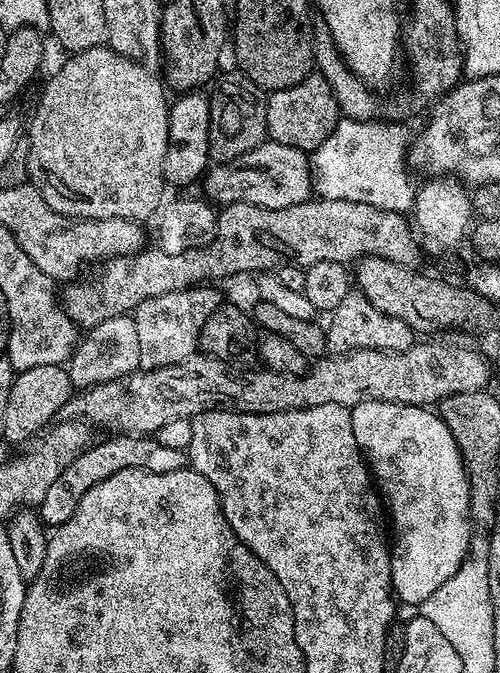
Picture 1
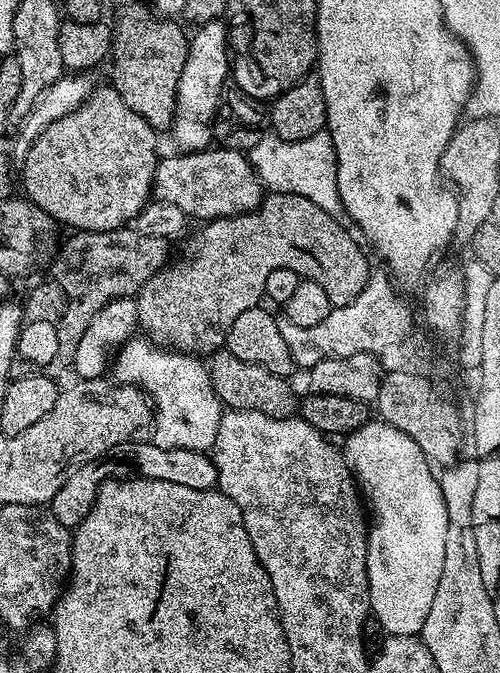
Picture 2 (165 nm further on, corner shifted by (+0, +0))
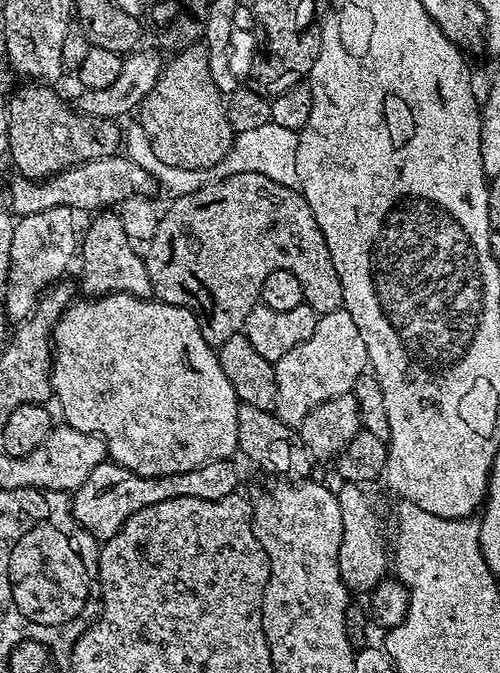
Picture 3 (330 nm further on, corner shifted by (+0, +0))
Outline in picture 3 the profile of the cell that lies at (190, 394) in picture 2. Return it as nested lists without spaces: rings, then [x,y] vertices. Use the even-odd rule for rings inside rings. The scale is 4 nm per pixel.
[[[111,292],[108,296],[95,298],[76,298],[60,315],[56,329],[52,332],[54,351],[52,354],[52,391],[55,403],[60,403],[64,411],[63,423],[67,427],[95,434],[108,445],[108,456],[111,463],[120,464],[139,476],[165,476],[166,474],[182,474],[186,470],[194,470],[206,462],[226,460],[237,451],[238,442],[238,410],[240,401],[236,399],[234,386],[230,386],[230,378],[222,374],[220,357],[217,349],[202,338],[202,330],[196,321],[196,315],[182,306],[164,304],[162,301],[149,298],[143,300],[125,292]]]

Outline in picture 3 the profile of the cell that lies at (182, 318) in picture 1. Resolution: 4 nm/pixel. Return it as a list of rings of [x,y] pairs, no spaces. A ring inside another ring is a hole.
[[[238,173],[233,176],[227,176],[222,180],[212,180],[211,183],[202,185],[200,189],[194,190],[193,193],[173,199],[170,204],[172,205],[168,209],[166,207],[163,209],[154,238],[147,241],[146,248],[148,248],[148,252],[145,251],[143,253],[146,274],[150,274],[150,286],[152,287],[152,296],[155,299],[162,301],[164,304],[182,306],[196,315],[196,321],[202,330],[202,338],[206,338],[208,344],[213,346],[224,344],[226,338],[237,335],[243,329],[246,318],[255,310],[256,305],[260,303],[262,282],[266,282],[266,278],[272,271],[279,268],[290,270],[294,274],[294,278],[298,278],[298,282],[302,282],[304,303],[309,304],[316,313],[323,314],[341,311],[344,303],[344,299],[342,298],[342,282],[338,278],[338,270],[334,270],[334,262],[328,253],[326,238],[322,234],[322,230],[318,226],[318,222],[306,202],[303,192],[297,190],[295,187],[279,185],[278,182],[271,181],[270,178],[266,178],[263,174]]]

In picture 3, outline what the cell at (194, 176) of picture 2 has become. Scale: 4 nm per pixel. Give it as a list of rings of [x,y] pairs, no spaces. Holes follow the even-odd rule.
[[[113,154],[75,164],[64,172],[49,176],[46,180],[27,180],[17,175],[8,188],[10,208],[17,217],[38,214],[51,208],[70,208],[77,213],[108,210],[118,206],[131,196],[151,197],[154,181],[150,173],[138,166],[125,154]]]

